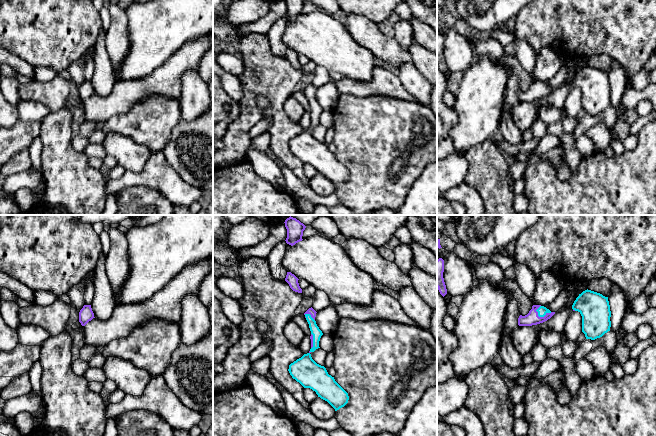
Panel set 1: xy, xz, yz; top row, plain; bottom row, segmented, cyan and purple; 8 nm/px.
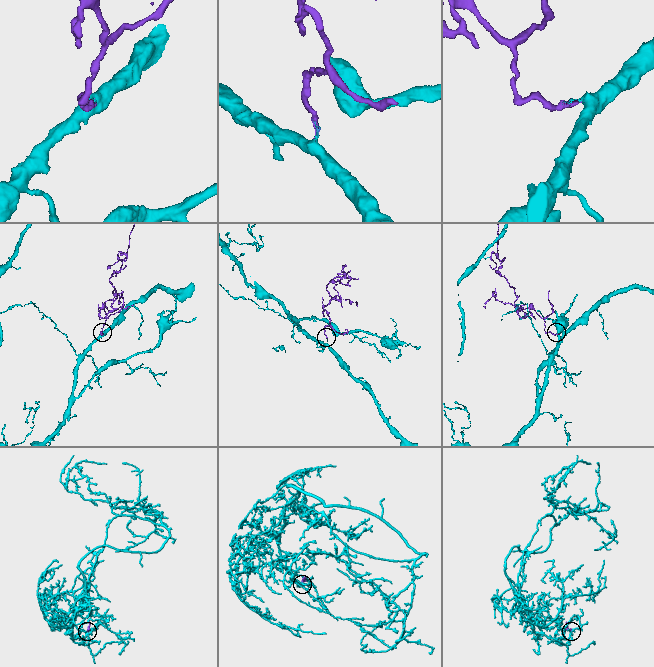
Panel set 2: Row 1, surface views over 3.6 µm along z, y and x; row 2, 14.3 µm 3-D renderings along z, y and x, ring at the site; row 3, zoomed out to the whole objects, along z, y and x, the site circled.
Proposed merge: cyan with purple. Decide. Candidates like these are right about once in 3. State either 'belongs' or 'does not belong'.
belongs

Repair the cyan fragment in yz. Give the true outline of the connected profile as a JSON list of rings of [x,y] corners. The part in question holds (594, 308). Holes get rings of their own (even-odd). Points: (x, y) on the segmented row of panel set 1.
[[[587,289],[579,294],[572,309],[582,316],[582,332],[586,339],[595,340],[610,331],[611,311],[608,297]]]

